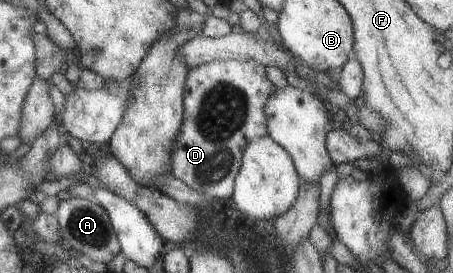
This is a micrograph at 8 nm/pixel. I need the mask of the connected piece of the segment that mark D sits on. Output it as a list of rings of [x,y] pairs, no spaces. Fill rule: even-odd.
[[[215,60],[191,67],[183,91],[183,123],[171,147],[171,176],[205,197],[231,197],[245,147],[269,133],[265,105],[273,93],[267,67],[257,61]]]

